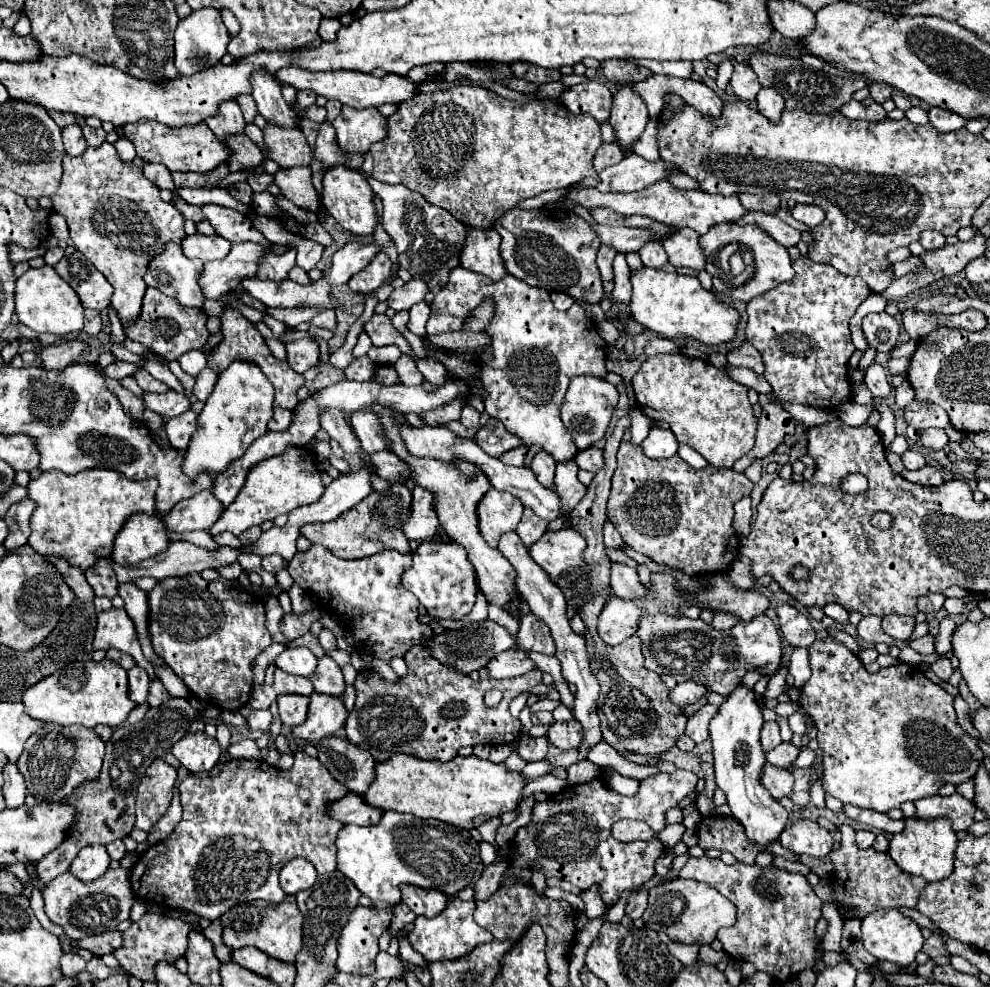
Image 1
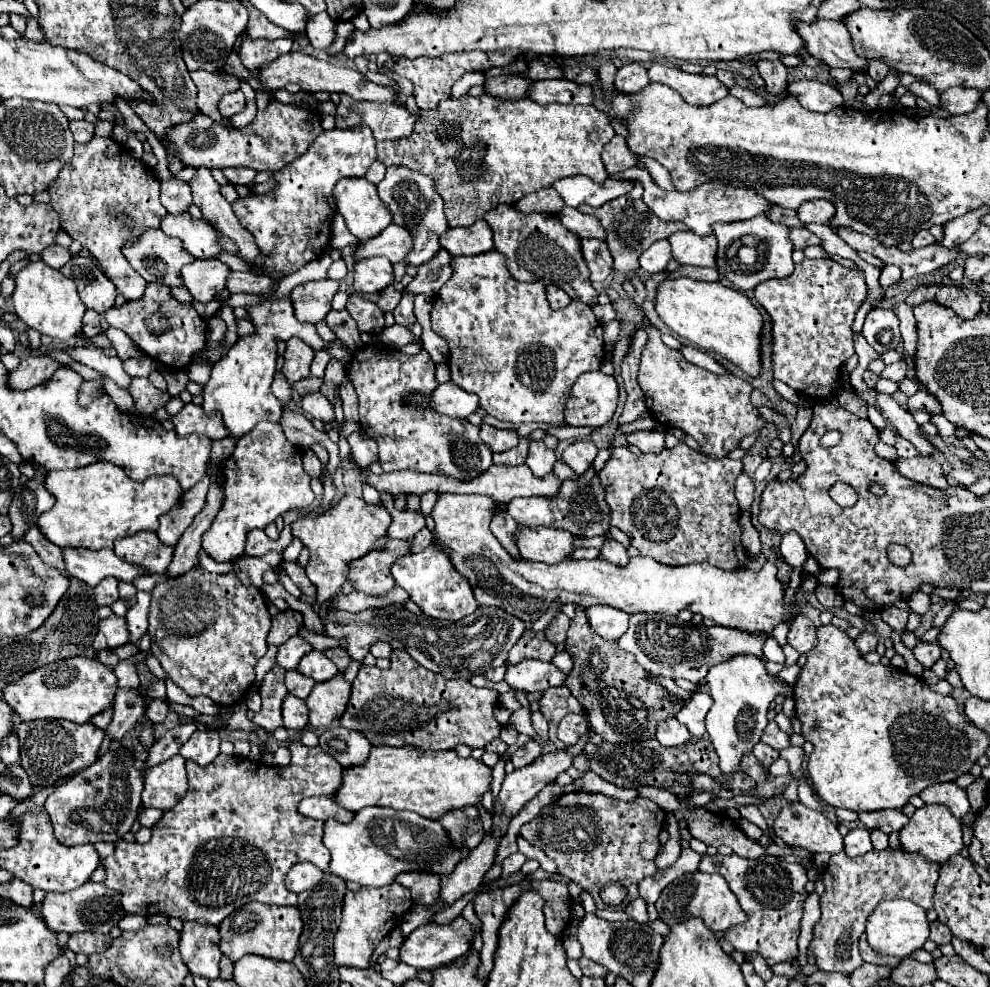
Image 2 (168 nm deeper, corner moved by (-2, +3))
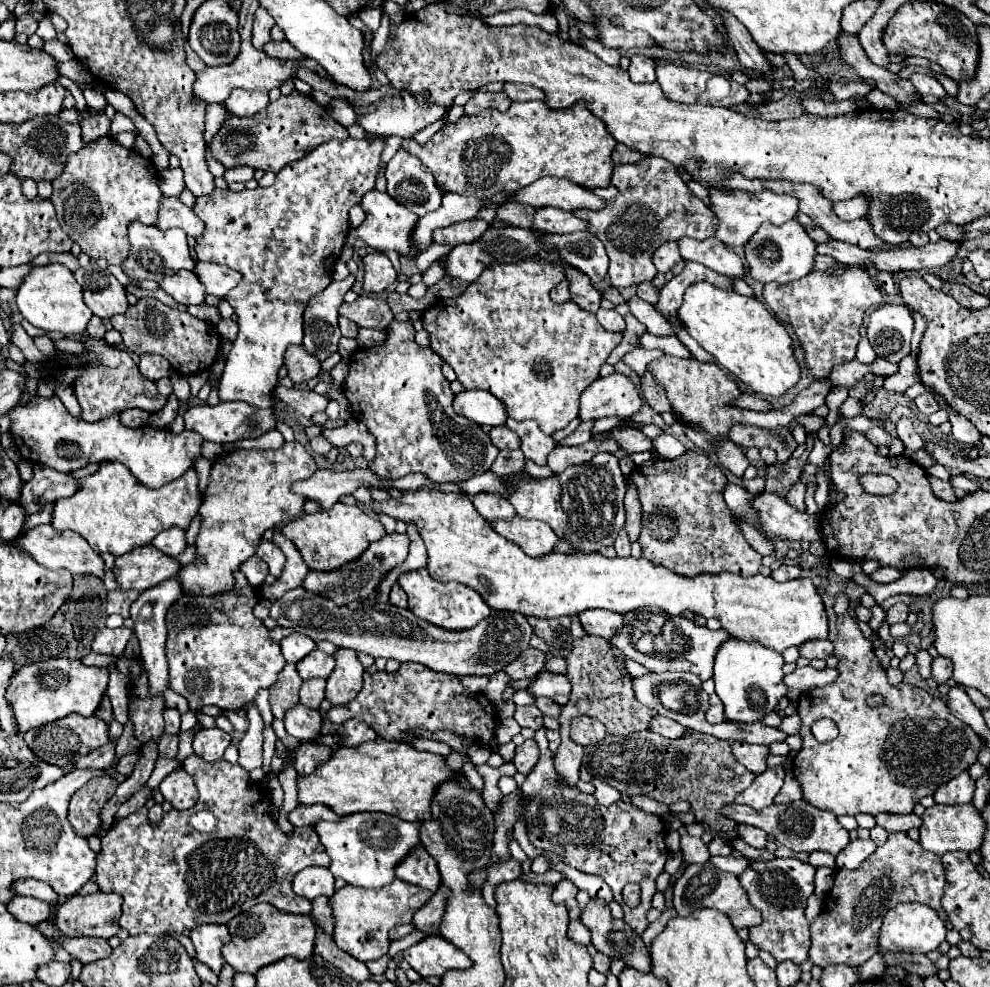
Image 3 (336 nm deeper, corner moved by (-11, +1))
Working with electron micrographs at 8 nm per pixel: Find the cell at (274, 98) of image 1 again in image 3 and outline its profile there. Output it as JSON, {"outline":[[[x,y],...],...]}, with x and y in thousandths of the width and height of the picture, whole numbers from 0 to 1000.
{"outline":[[[262,6],[258,12],[258,18],[256,18],[256,45],[260,49],[266,49],[274,41],[272,32],[276,26],[278,26],[276,16],[266,6]]]}

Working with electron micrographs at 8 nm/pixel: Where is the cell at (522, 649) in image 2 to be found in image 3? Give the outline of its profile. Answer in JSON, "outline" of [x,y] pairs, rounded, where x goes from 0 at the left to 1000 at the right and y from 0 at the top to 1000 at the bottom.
{"outline":[[[532,657],[520,671],[516,671],[510,677],[510,683],[518,689],[536,687],[536,685],[544,683],[544,679],[548,679],[548,673],[551,673],[551,663],[540,657]]]}

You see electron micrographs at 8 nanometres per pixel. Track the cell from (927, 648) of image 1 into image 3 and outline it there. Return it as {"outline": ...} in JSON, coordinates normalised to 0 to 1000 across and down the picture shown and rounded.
{"outline":[[[948,665],[948,667],[942,669],[942,689],[944,689],[946,693],[957,691],[957,689],[961,687],[961,683],[963,683],[961,671],[957,671],[953,665]]]}

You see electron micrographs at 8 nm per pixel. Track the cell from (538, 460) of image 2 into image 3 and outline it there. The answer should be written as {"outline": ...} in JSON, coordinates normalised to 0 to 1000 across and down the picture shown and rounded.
{"outline":[[[514,424],[512,432],[526,444],[526,456],[528,456],[530,464],[538,466],[544,472],[551,472],[553,460],[561,454],[561,446],[557,442],[548,440],[540,426],[520,428]]]}

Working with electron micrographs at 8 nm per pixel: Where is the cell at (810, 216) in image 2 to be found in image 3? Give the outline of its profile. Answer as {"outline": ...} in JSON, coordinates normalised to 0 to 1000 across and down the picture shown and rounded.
{"outline":[[[864,199],[860,203],[854,205],[845,205],[843,207],[843,217],[847,217],[847,221],[852,223],[864,223],[864,221],[874,221],[878,213],[878,201],[876,199]]]}

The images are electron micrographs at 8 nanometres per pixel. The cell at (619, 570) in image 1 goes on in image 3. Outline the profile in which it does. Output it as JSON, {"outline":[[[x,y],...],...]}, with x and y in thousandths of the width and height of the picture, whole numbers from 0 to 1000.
{"outline":[[[629,533],[629,535],[625,537],[625,541],[623,541],[623,547],[621,547],[623,563],[635,563],[635,553],[637,553],[637,549],[635,549],[633,537],[631,537],[631,533]]]}

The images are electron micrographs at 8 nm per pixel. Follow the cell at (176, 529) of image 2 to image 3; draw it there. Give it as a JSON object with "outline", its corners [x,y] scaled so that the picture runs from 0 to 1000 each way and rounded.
{"outline":[[[175,533],[173,537],[165,537],[163,541],[159,541],[153,547],[153,553],[157,553],[159,557],[163,557],[169,563],[181,563],[187,557],[187,537],[181,537],[179,533]]]}

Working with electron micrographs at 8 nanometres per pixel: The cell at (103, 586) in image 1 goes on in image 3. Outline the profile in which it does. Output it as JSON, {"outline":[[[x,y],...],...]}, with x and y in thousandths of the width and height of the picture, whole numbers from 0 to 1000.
{"outline":[[[116,598],[108,602],[108,622],[122,622],[124,626],[130,626],[130,614],[140,604],[138,598]]]}

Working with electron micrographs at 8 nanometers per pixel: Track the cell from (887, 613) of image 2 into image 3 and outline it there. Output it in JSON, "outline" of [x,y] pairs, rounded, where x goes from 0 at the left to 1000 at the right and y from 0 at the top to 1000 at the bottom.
{"outline":[[[904,612],[896,618],[896,630],[898,632],[906,632],[906,630],[914,630],[916,628],[916,612]]]}

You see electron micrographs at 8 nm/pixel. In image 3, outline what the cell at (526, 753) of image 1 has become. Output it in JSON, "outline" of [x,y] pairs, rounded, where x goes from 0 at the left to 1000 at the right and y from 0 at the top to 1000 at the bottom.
{"outline":[[[530,750],[526,756],[520,758],[520,768],[518,774],[522,778],[522,782],[526,784],[534,784],[538,780],[538,776],[544,770],[544,760],[542,760],[542,752],[540,750]]]}

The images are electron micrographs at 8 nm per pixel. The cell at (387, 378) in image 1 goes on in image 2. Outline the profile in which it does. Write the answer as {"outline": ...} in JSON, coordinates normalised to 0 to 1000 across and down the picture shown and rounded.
{"outline":[[[368,349],[356,359],[356,365],[352,367],[349,375],[364,405],[362,407],[364,432],[372,442],[376,442],[382,448],[382,462],[384,462],[382,468],[388,478],[416,476],[416,478],[428,478],[428,480],[455,482],[461,486],[479,486],[481,482],[485,482],[497,472],[497,456],[483,444],[483,436],[485,436],[483,432],[475,430],[473,426],[438,419],[430,413],[408,407],[408,401],[414,397],[422,395],[422,397],[434,399],[440,393],[438,367],[430,355],[424,355],[424,359],[420,361],[410,361],[386,349]]]}

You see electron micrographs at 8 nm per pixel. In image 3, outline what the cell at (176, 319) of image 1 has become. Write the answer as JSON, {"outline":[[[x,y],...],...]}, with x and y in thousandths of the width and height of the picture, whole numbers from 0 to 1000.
{"outline":[[[142,302],[136,310],[130,310],[126,318],[114,320],[112,330],[124,340],[124,349],[128,357],[136,359],[163,359],[181,379],[195,379],[203,375],[211,375],[217,367],[223,351],[223,340],[213,338],[215,330],[193,320],[191,316],[183,316],[179,312],[171,312],[155,302]]]}

